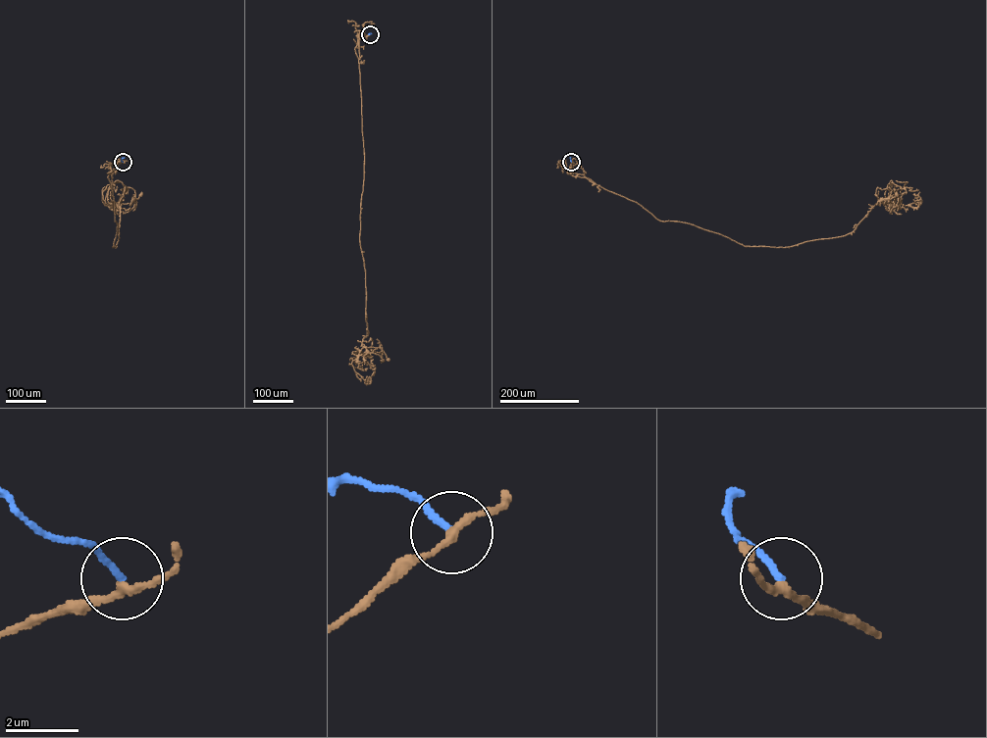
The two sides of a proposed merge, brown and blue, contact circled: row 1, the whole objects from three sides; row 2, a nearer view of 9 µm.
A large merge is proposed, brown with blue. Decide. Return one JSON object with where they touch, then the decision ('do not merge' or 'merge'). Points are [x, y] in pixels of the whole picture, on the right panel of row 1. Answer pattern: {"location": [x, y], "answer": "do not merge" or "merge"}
{"location": [571, 162], "answer": "do not merge"}

